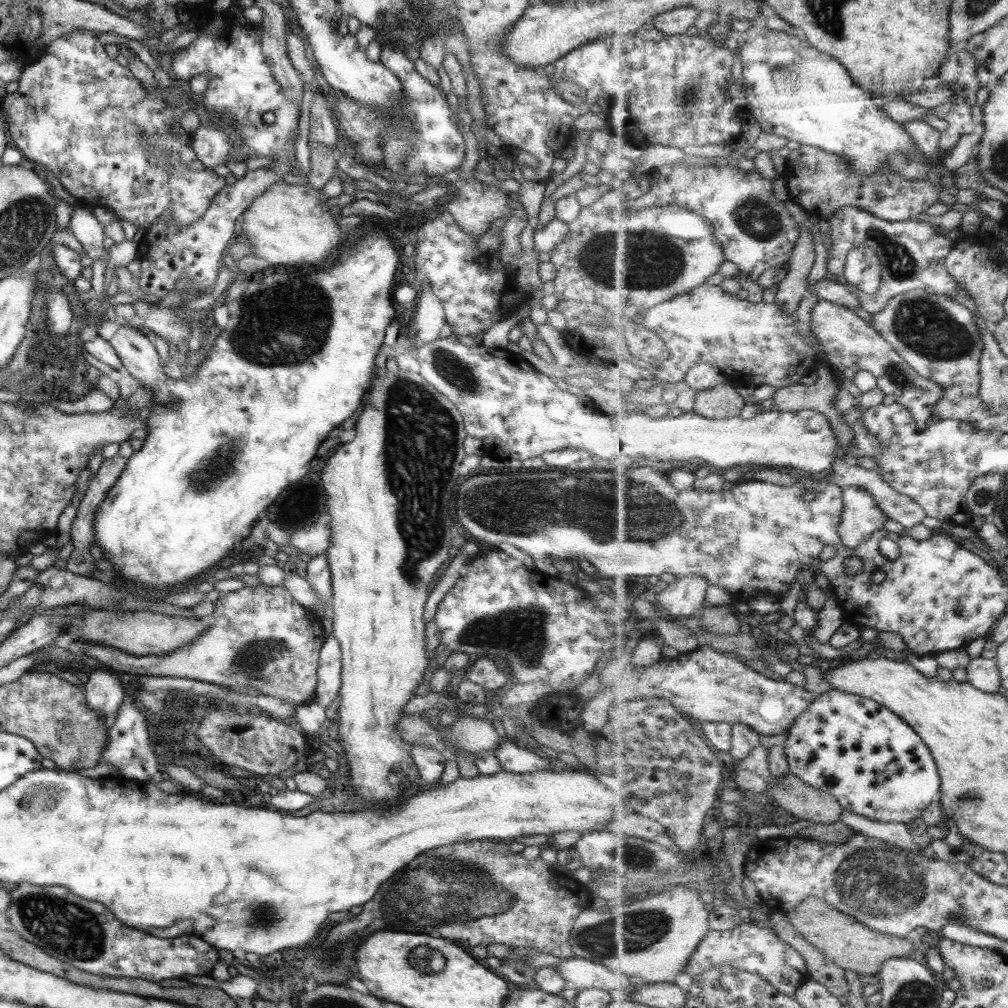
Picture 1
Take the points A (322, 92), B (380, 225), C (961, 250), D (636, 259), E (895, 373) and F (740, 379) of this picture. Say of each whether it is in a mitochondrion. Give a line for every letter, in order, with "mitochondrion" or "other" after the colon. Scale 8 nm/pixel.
A: other
B: other
C: other
D: mitochondrion
E: mitochondrion
F: other

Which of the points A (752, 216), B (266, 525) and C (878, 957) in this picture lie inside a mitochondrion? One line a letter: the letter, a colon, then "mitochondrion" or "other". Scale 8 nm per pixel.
A: mitochondrion
B: other
C: other

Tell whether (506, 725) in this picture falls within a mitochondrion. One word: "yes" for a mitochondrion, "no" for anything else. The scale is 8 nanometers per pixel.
no

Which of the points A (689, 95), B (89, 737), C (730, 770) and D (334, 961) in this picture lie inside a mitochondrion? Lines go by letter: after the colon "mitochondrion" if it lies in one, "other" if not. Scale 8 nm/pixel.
A: mitochondrion
B: mitochondrion
C: other
D: mitochondrion

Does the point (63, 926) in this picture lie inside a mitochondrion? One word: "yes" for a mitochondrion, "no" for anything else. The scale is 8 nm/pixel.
yes

